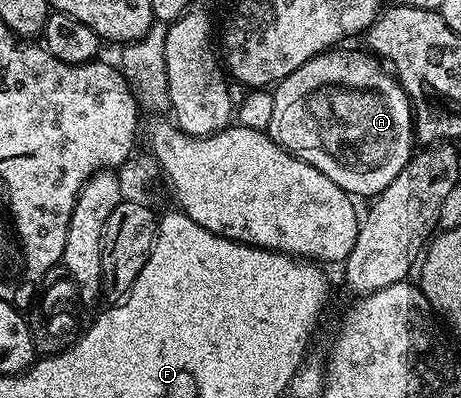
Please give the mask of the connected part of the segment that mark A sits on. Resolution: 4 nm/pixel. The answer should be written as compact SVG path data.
M364 49L340 50L323 51L275 84L272 91L274 113L267 134L276 143L292 139L290 154L324 173L350 196L376 197L394 181L414 154L412 103L395 75L377 56Z

